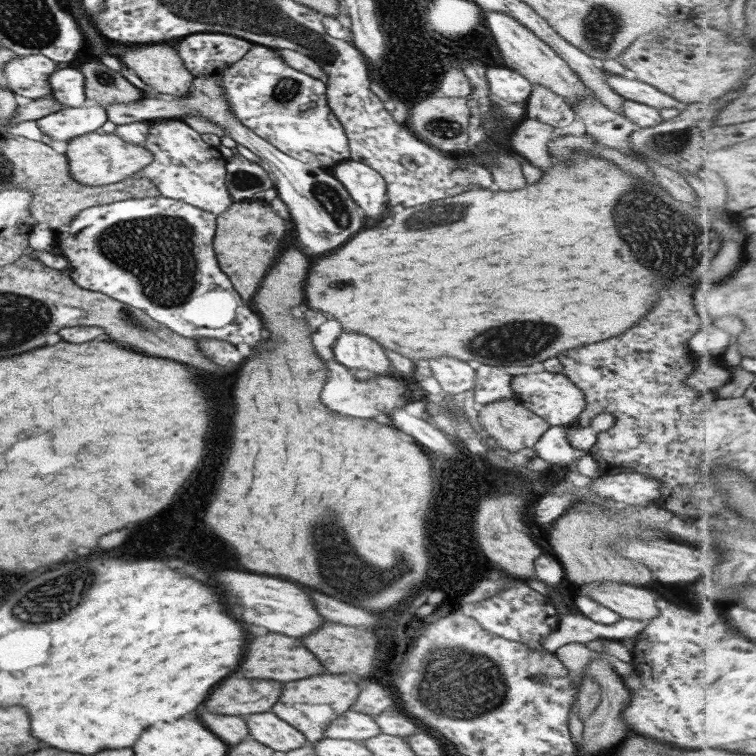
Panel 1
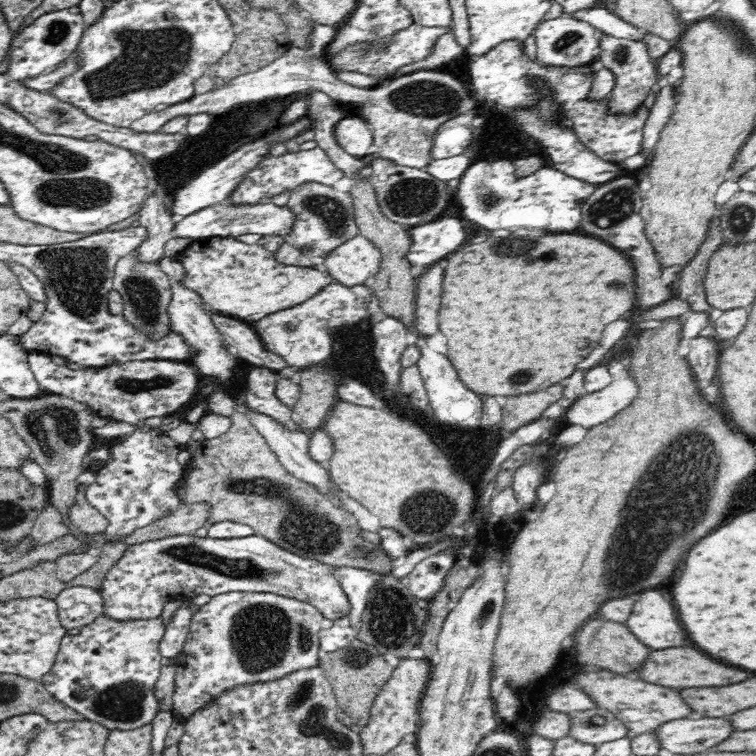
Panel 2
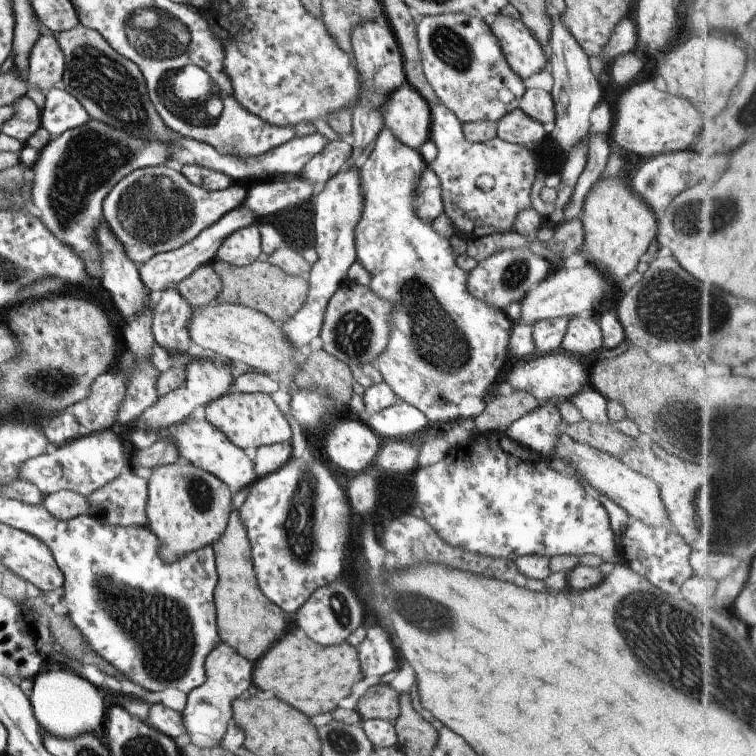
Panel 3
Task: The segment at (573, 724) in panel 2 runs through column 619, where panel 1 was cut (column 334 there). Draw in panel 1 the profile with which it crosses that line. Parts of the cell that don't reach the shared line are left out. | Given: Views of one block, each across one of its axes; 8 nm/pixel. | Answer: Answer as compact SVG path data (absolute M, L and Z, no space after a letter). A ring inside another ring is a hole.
M350 710L331 720L325 738L338 738L338 740L365 741L382 733L382 728L376 724L374 717Z

